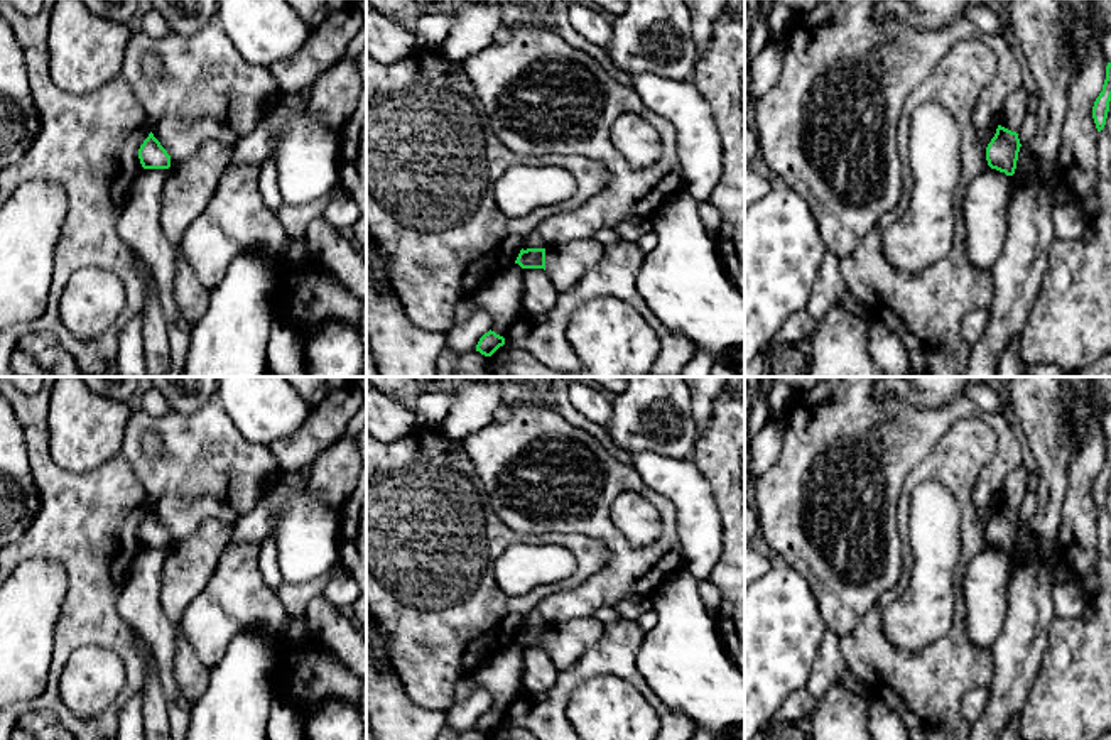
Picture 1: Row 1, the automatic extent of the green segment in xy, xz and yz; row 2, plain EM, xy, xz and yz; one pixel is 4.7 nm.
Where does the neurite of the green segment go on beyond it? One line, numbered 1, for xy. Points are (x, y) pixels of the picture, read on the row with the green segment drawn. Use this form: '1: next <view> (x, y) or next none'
1: next none

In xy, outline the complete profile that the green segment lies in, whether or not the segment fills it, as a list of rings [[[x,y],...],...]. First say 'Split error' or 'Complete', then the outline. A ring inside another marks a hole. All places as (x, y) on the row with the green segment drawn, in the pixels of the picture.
Complete. [[[150,132],[138,149],[138,159],[144,169],[169,169],[171,155]]]

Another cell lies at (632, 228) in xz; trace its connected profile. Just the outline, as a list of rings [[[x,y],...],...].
[[[628,216],[615,226],[621,240],[637,243],[645,233],[653,230],[650,216]]]

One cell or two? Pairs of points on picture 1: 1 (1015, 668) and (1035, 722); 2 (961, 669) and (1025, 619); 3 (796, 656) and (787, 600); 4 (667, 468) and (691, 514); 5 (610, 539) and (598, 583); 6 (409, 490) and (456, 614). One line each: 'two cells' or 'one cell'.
1: two cells
2: two cells
3: one cell
4: one cell
5: one cell
6: one cell

